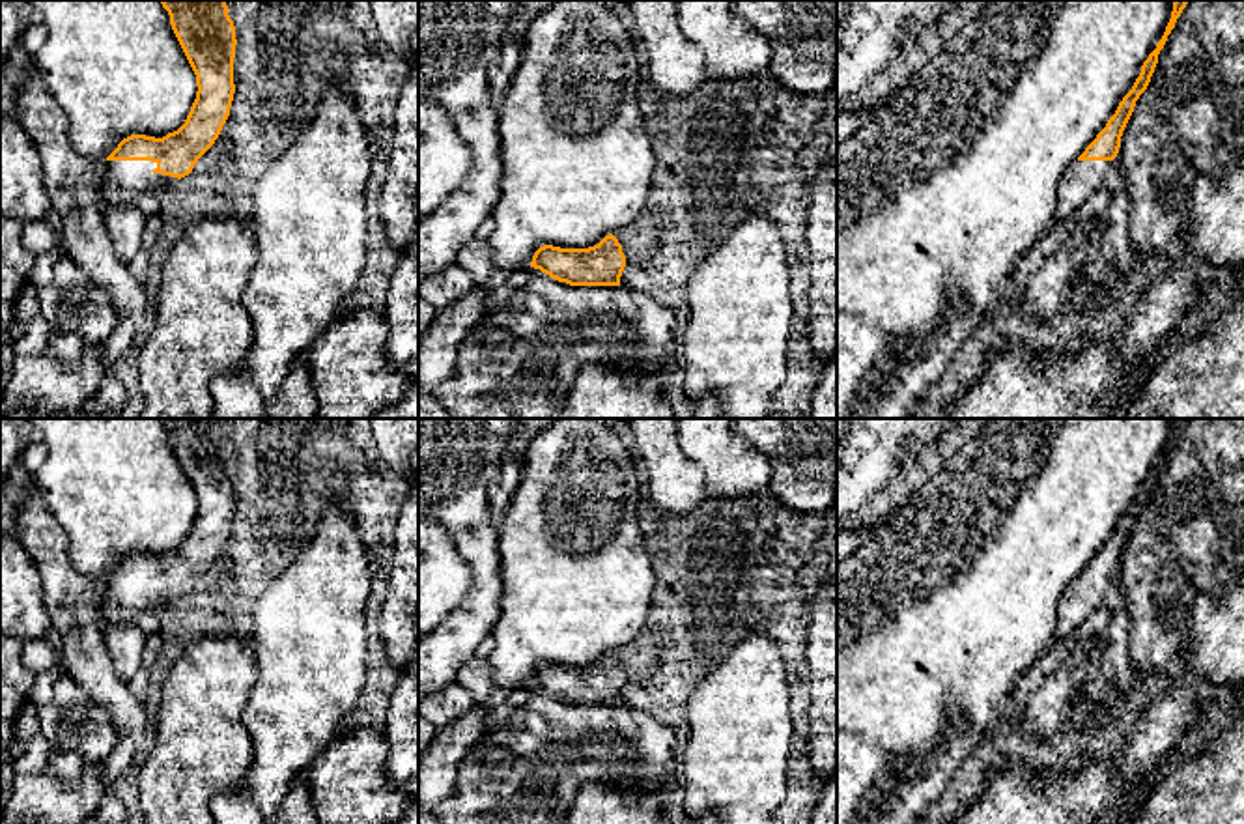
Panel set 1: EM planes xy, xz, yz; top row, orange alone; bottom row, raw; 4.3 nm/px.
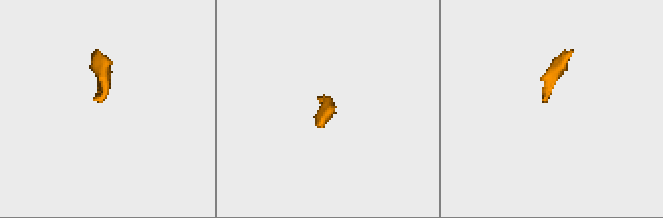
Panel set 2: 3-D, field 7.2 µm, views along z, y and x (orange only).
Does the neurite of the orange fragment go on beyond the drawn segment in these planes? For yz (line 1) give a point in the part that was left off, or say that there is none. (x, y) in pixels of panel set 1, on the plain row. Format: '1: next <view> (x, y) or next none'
1: next yz (1082, 598)

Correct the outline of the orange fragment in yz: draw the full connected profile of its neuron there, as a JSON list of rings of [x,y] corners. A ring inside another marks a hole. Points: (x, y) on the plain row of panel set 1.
[[[1175,419],[1171,437],[1166,445],[1162,458],[1156,467],[1141,484],[1141,491],[1136,497],[1132,508],[1123,516],[1115,533],[1108,538],[1106,546],[1096,553],[1096,557],[1085,566],[1085,570],[1065,587],[1059,600],[1059,617],[1053,637],[1070,637],[1091,615],[1104,607],[1108,590],[1113,587],[1113,577],[1121,566],[1123,549],[1134,531],[1136,519],[1147,508],[1154,486],[1158,482],[1158,473],[1164,467],[1167,454],[1175,447],[1177,437],[1186,426],[1188,419]]]

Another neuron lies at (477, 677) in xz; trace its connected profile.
[[[473,658],[456,676],[456,684],[463,686],[476,704],[489,704],[499,699],[501,691],[495,684],[489,660]]]

